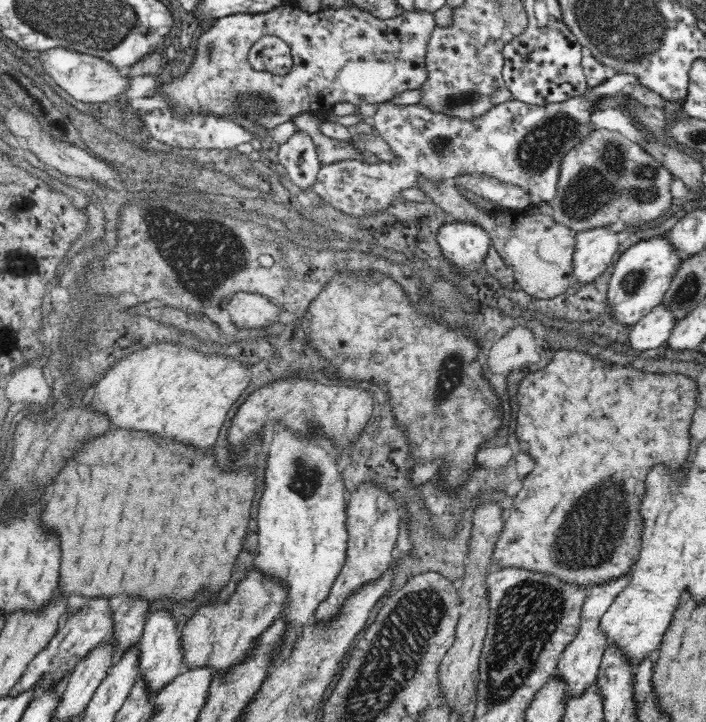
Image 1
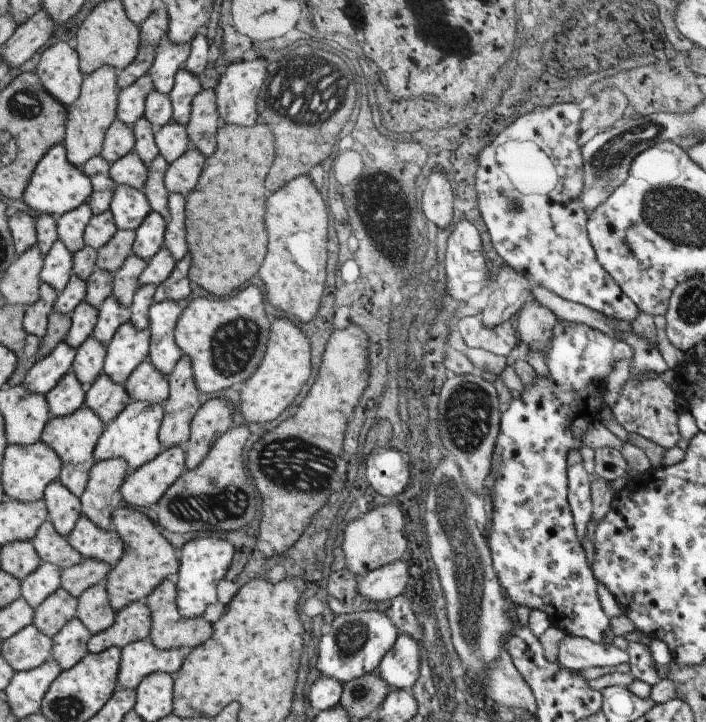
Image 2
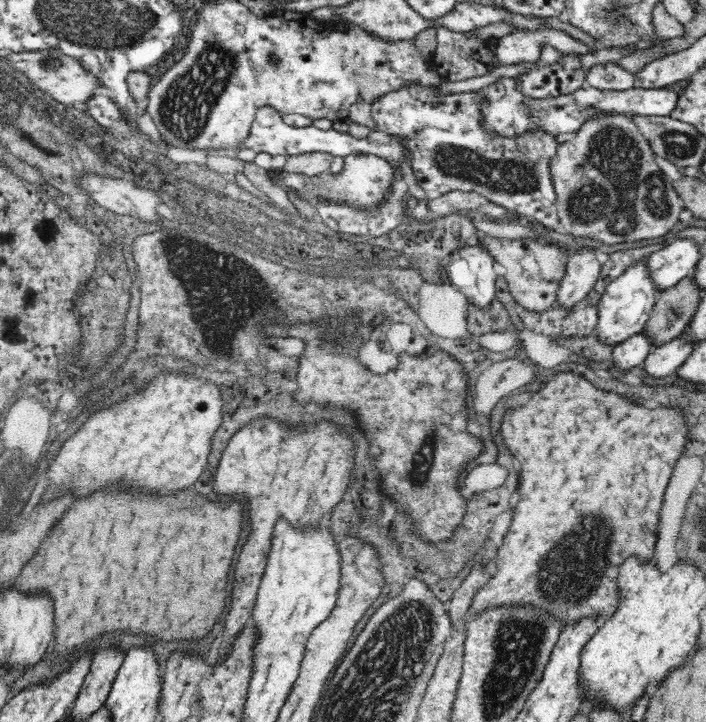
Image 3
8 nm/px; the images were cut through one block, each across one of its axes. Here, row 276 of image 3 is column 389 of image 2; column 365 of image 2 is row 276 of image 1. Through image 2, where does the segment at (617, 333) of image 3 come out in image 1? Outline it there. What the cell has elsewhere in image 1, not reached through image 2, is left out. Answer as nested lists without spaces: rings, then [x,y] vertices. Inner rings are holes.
[[[667,236],[652,238],[630,246],[615,262],[606,293],[607,313],[618,326],[628,328],[638,324],[663,301],[671,280],[682,264],[667,241]]]

